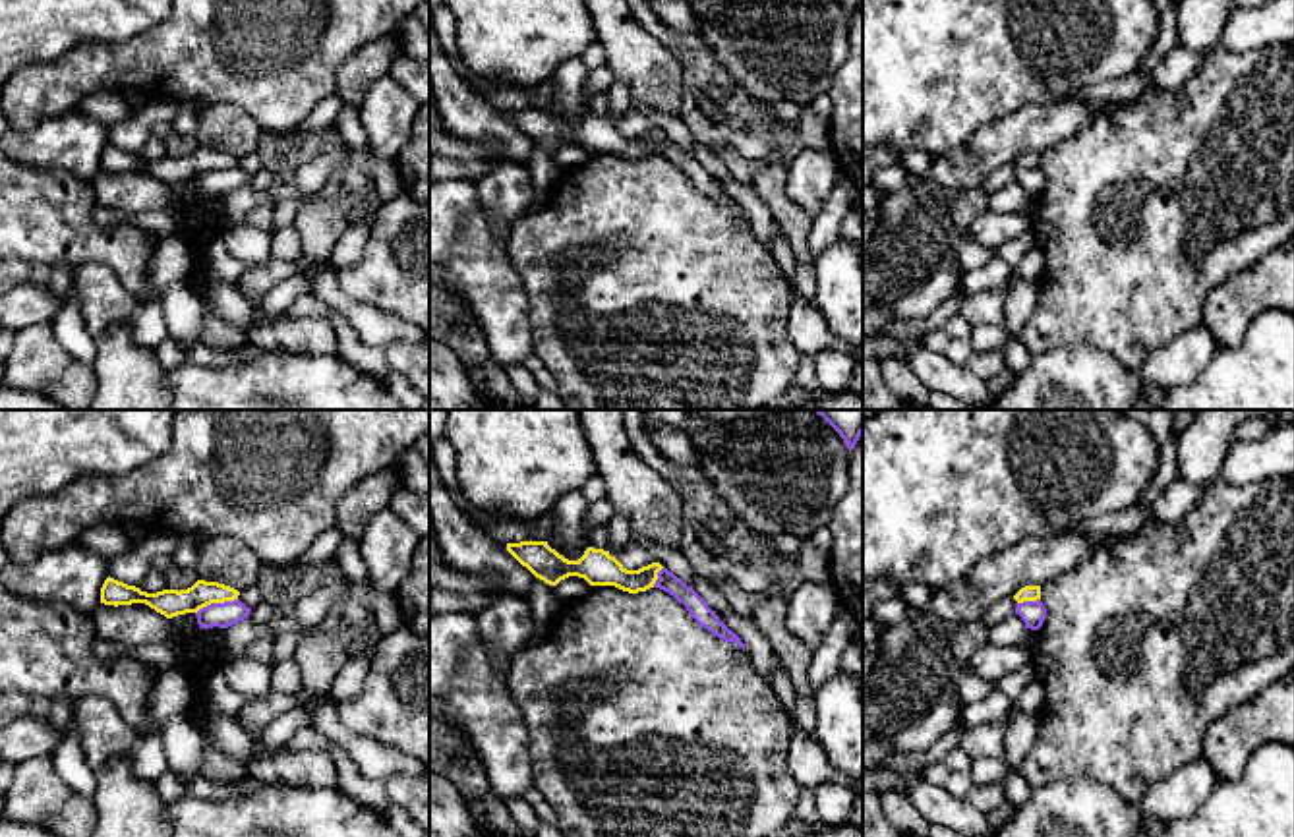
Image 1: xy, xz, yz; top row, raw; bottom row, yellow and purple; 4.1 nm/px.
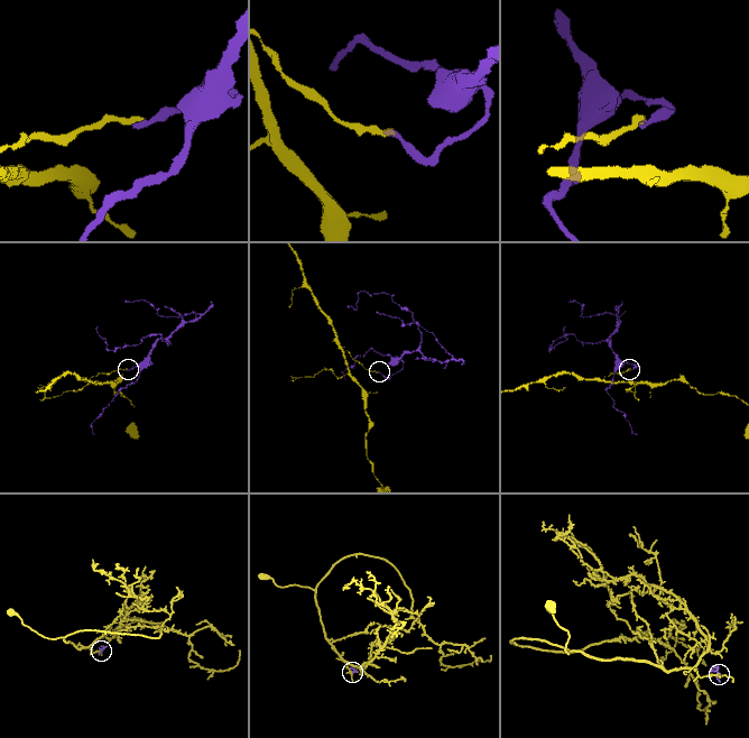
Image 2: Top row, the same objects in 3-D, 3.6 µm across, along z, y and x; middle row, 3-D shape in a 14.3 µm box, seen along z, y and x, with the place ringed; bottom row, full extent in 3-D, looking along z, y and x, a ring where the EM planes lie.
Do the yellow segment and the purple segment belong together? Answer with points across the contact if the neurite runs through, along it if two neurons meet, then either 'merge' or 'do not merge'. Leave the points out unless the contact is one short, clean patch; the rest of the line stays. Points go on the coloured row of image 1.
border xy (236, 598), (211, 602), (196, 613); do not merge

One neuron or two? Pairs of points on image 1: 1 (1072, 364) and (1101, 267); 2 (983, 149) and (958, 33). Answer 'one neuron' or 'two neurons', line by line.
1: two neurons
2: two neurons

